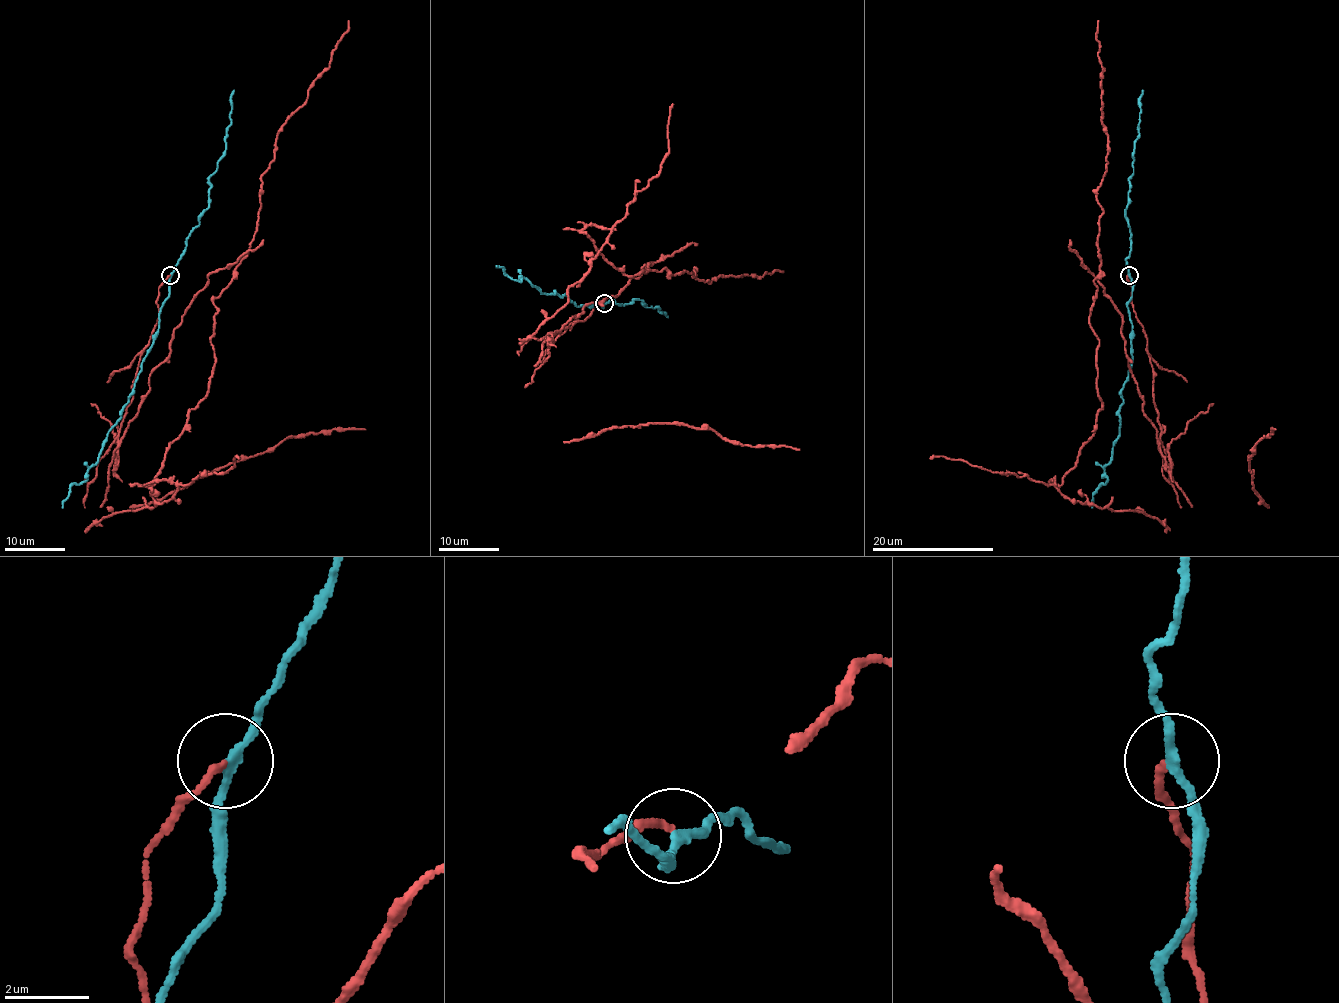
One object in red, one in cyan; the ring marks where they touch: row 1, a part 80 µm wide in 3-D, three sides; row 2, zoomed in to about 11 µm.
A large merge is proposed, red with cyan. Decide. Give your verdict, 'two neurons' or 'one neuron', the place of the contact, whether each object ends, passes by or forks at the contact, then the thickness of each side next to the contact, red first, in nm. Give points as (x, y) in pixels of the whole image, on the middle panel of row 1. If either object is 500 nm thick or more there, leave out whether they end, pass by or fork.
two neurons; place (604, 303); red ends; cyan passes by; calibres 160 and 190 nm

